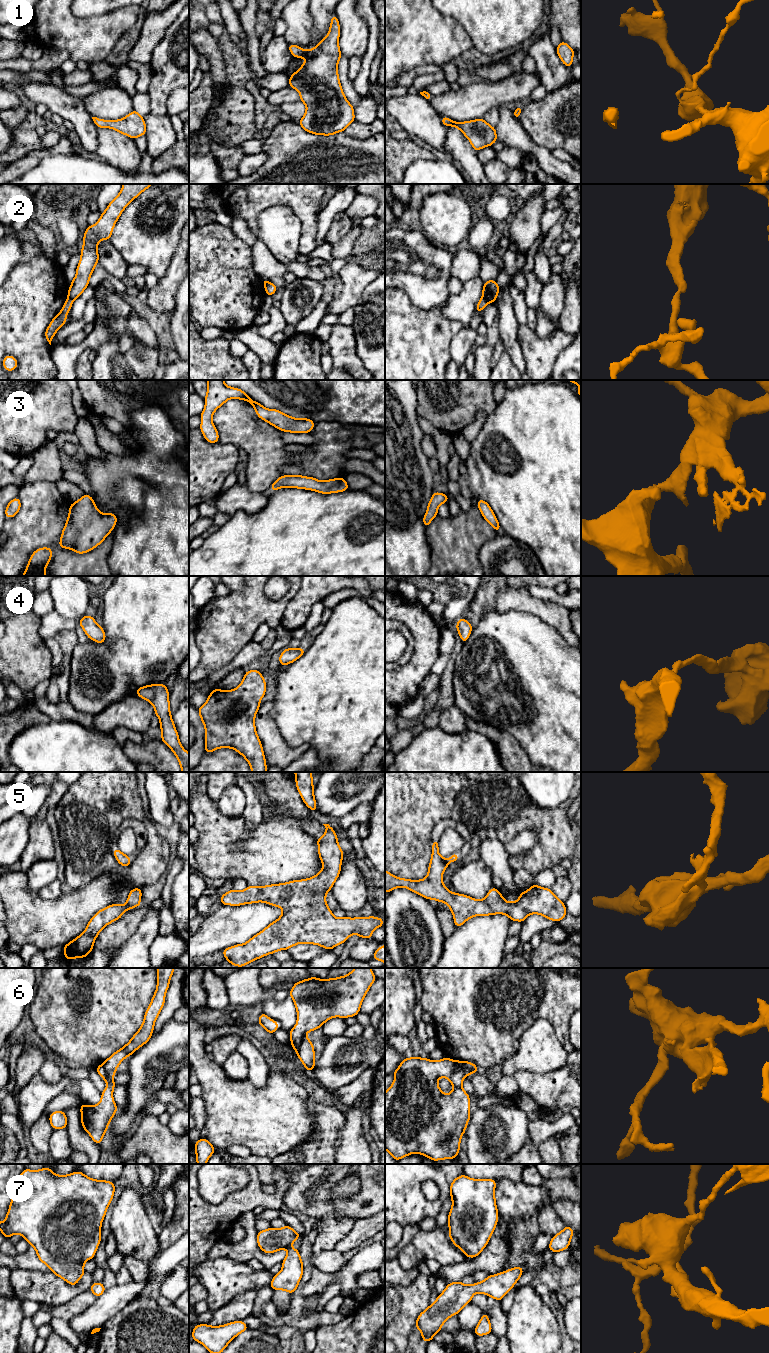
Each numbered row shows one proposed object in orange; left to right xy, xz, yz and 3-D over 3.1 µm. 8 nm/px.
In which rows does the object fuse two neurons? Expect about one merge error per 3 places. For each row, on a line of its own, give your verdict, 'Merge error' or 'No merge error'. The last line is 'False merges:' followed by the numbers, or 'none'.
1: No merge error
2: Merge error
3: No merge error
4: No merge error
5: No merge error
6: Merge error
7: No merge error
False merges: 2, 6

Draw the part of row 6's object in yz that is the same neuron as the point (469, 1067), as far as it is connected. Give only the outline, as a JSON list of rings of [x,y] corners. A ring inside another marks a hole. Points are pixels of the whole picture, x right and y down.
[[[455,1061],[455,1063],[460,1066],[461,1068],[464,1069],[464,1071],[468,1074],[471,1075],[473,1073],[476,1073],[480,1071],[477,1066],[473,1062],[467,1062],[467,1061]]]

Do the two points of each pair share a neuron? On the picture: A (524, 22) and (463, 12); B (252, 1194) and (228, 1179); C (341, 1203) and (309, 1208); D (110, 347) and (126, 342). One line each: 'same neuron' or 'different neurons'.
A: same neuron
B: different neurons
C: different neurons
D: different neurons

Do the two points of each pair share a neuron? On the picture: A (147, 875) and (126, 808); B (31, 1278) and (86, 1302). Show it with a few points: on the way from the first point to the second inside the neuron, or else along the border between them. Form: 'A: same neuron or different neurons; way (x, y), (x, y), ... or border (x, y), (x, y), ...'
A: same neuron; way (152, 857), (151, 826), (144, 819)
B: different neurons; border (88, 1289), (78, 1293), (62, 1304), (52, 1306)

